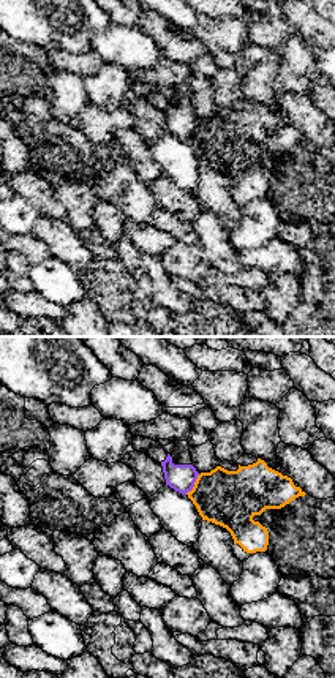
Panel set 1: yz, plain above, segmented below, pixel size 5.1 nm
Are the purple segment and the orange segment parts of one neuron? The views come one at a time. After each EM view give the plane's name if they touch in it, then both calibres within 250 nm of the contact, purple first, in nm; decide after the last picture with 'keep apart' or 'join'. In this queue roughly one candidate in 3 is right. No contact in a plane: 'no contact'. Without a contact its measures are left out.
yz | 140/280 nm

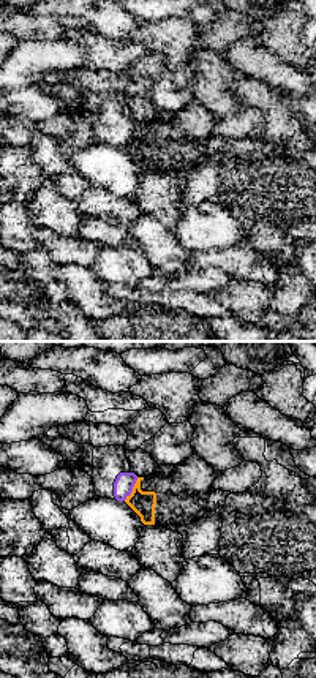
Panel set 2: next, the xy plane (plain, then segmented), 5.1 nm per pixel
xy | 100/120 nm

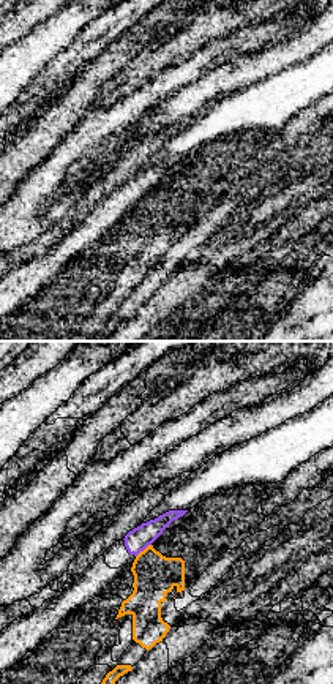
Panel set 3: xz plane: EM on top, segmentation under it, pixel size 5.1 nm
xz | 120/220 nm

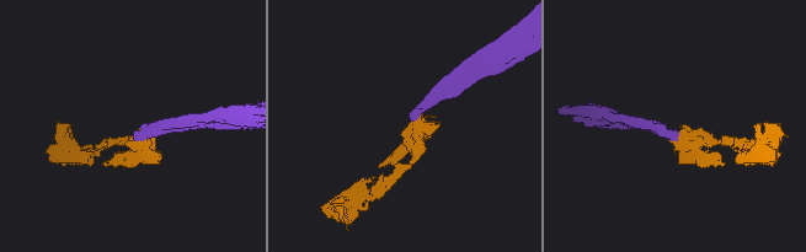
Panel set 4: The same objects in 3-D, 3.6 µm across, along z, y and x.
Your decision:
keep apart

